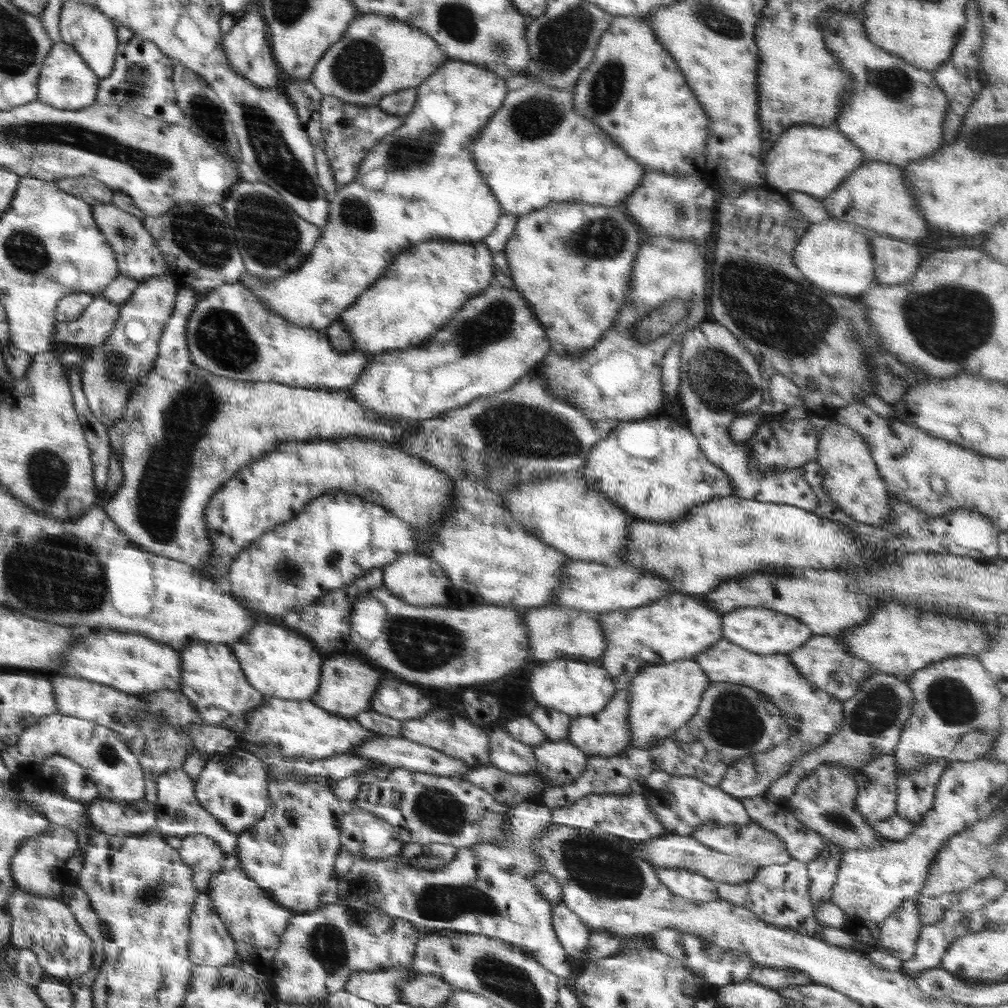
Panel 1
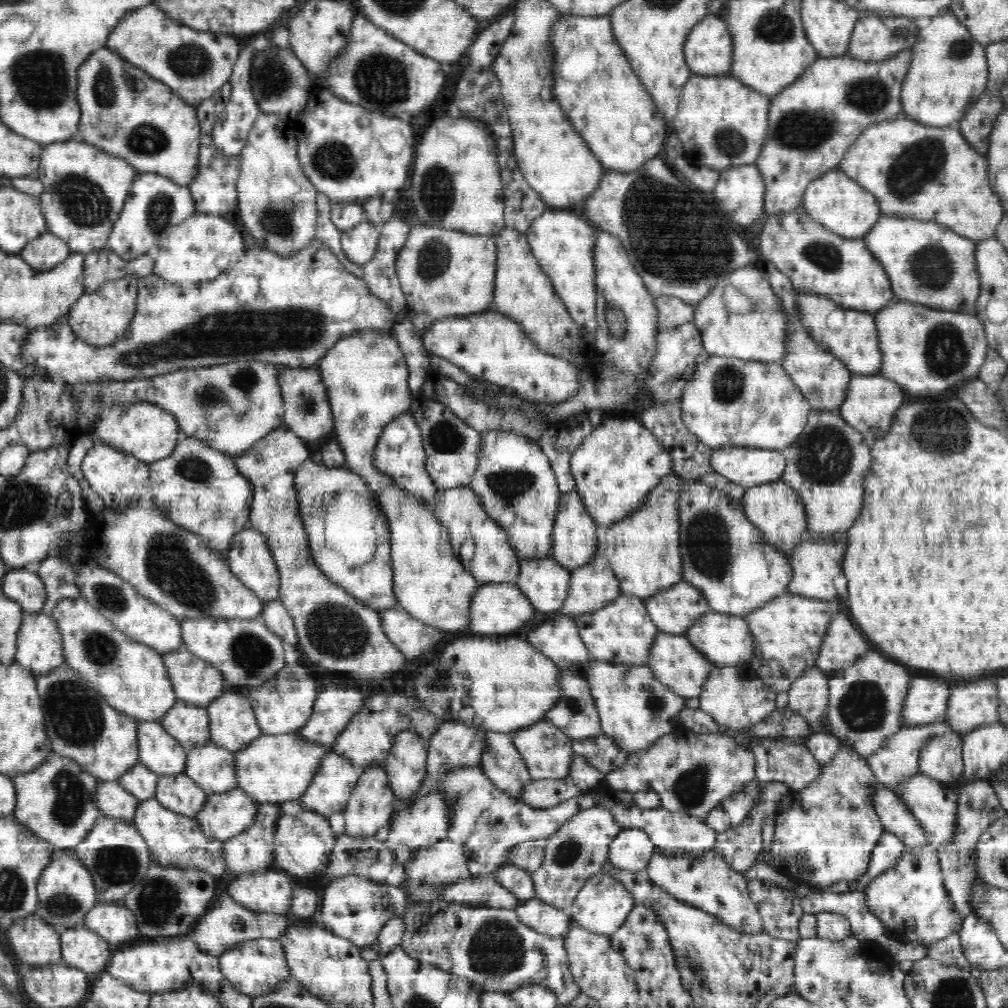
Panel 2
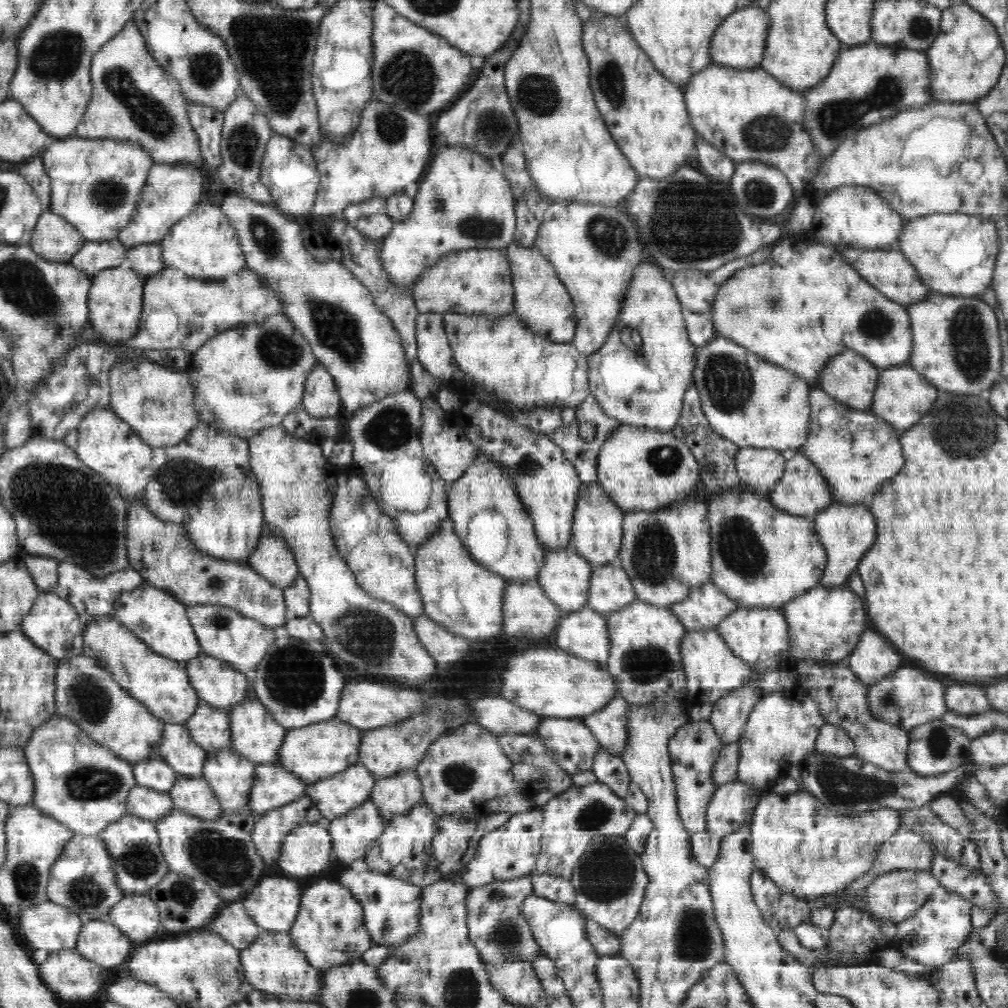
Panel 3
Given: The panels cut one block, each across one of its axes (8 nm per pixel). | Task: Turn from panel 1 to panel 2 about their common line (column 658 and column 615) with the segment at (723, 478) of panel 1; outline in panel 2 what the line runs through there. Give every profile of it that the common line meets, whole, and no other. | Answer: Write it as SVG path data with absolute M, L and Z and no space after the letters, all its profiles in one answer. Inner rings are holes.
M609 417L572 453L570 472L575 480L575 491L582 497L587 513L595 520L597 528L608 528L612 523L626 518L643 504L645 496L663 476L673 473L670 453L645 426L634 419Z

